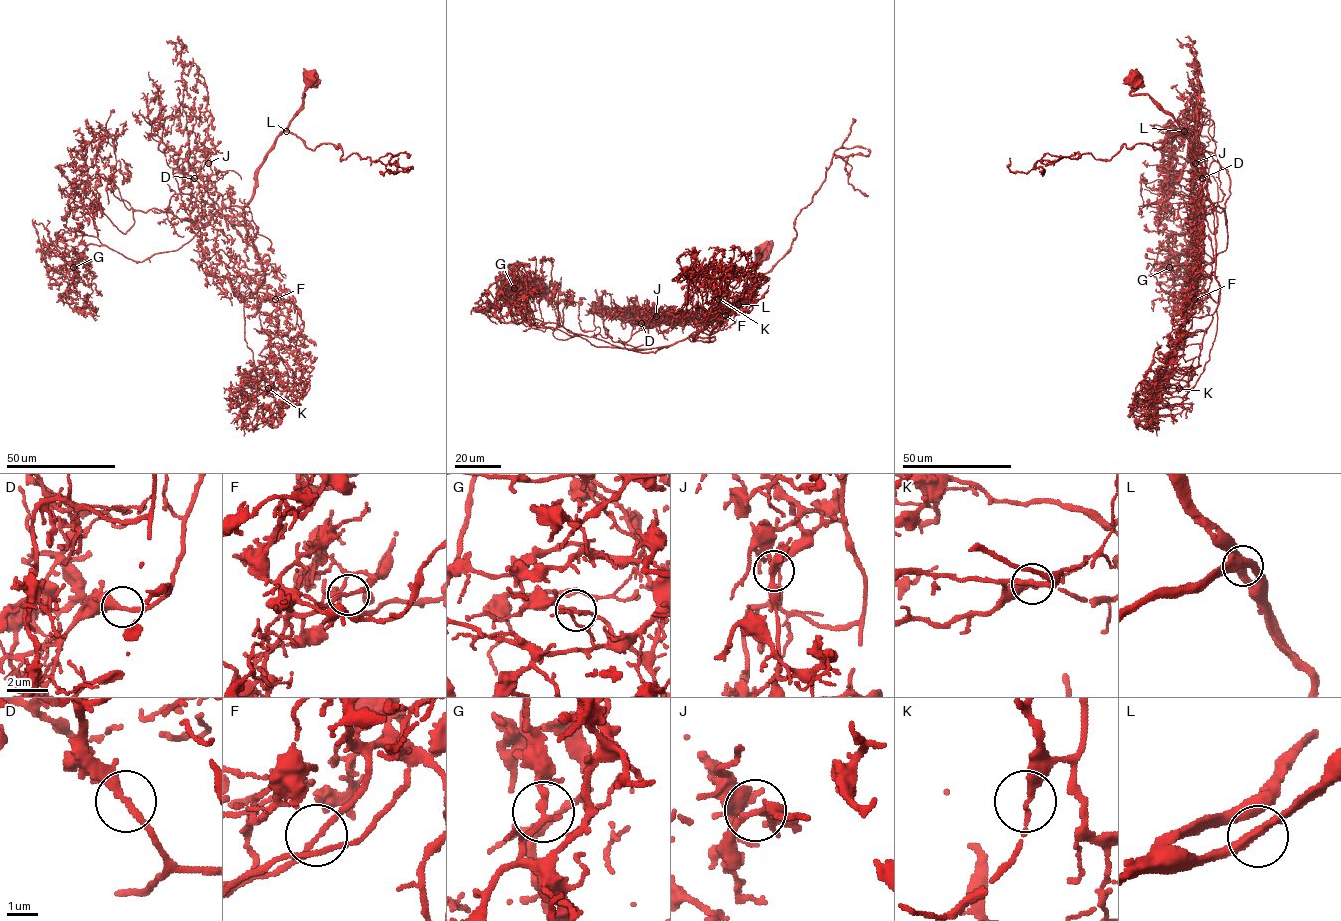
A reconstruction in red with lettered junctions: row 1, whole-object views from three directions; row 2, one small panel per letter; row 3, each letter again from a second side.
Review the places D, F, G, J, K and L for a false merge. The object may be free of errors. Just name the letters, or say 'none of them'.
none of them

